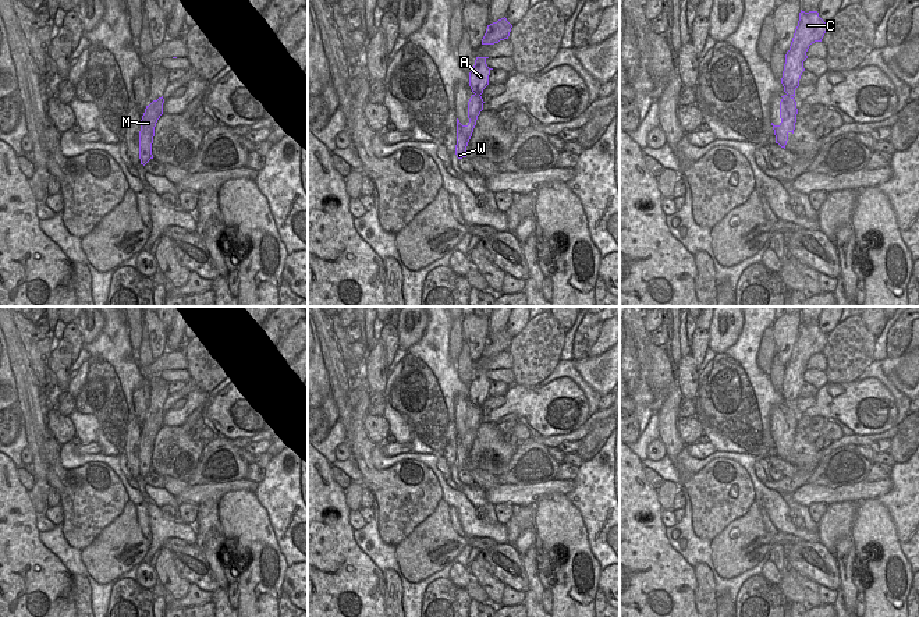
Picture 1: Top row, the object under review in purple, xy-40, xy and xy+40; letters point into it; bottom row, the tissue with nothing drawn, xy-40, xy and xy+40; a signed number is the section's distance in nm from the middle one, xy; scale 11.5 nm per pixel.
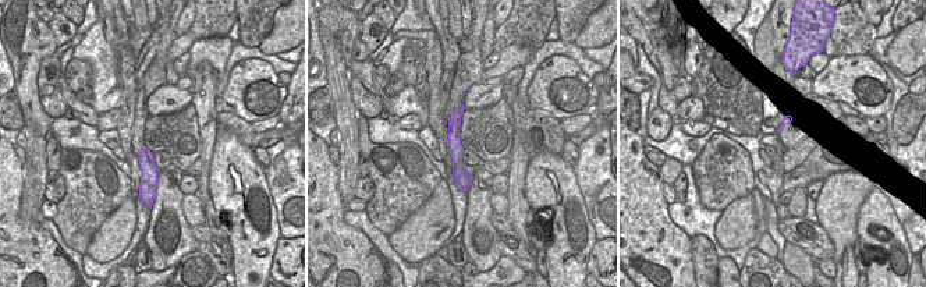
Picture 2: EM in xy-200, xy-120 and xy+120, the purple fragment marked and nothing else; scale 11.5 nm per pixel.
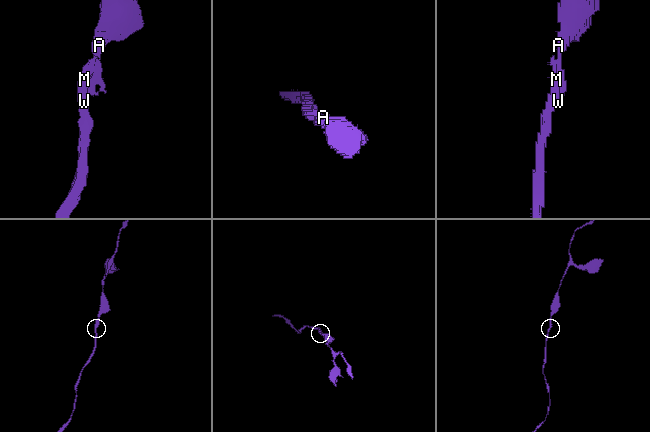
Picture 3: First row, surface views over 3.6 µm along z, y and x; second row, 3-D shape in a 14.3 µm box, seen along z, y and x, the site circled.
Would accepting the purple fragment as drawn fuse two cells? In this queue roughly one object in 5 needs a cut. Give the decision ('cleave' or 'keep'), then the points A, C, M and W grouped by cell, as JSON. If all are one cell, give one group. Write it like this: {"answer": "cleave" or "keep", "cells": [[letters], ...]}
{"answer": "keep", "cells": [["A", "C", "M", "W"]]}

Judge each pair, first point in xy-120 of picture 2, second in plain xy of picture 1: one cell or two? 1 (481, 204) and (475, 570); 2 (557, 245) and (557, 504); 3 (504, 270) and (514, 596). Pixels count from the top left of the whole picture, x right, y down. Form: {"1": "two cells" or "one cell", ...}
{"1": "one cell", "2": "one cell", "3": "one cell"}

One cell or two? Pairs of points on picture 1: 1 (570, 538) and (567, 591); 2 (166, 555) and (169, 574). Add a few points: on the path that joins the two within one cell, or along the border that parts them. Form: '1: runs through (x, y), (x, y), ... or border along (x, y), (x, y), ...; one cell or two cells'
1: runs through (570, 550), (571, 578); one cell
2: runs through (166, 559), (166, 570); one cell

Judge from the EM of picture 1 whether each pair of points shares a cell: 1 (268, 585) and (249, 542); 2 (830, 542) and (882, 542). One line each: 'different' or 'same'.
1: same
2: different

